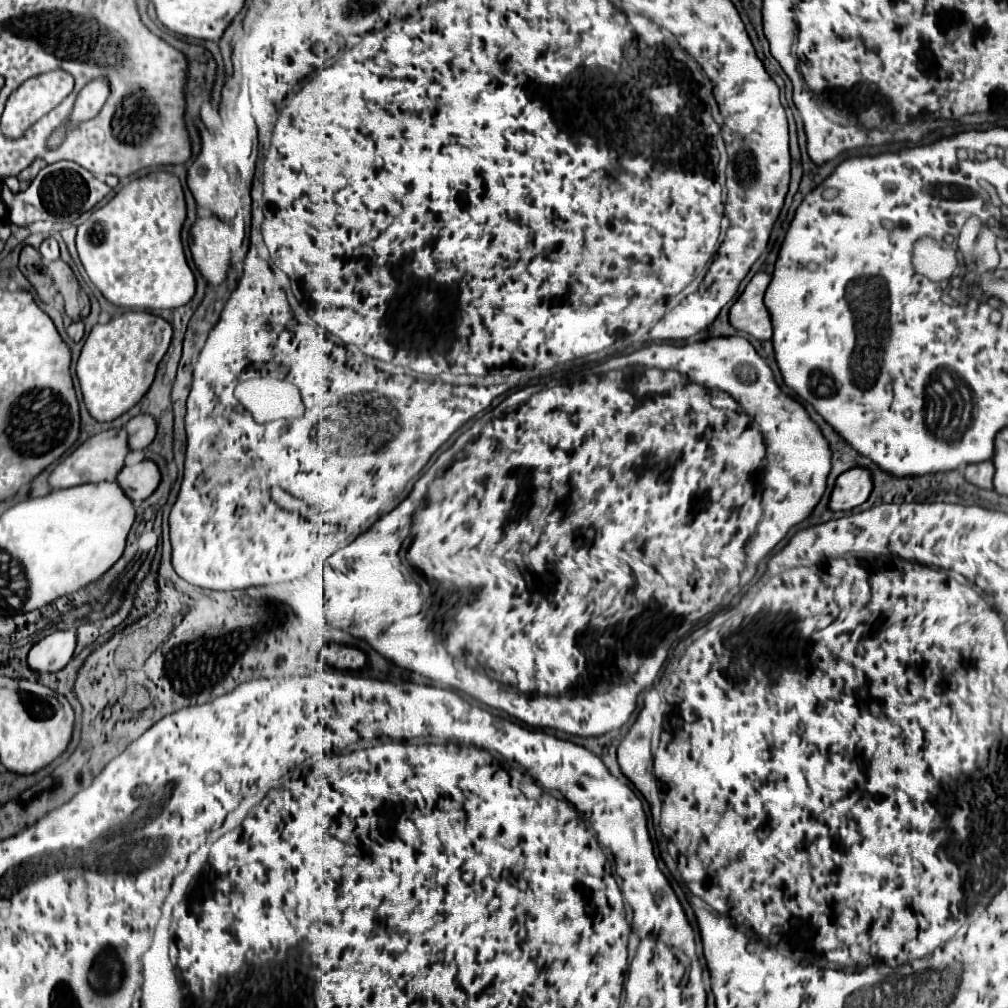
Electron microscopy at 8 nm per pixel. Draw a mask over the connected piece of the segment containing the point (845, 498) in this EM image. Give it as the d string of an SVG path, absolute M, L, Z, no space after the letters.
M852 468L838 476L834 490L830 494L828 508L832 512L852 510L868 500L872 492L872 478L870 472L864 468Z

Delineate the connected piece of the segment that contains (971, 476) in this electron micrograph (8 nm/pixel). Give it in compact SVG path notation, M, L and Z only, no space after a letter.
M982 462L982 464L972 464L966 468L966 480L978 488L992 490L992 478L994 478L994 464L992 462Z

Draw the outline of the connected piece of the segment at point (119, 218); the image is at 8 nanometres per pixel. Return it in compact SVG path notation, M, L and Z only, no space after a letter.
M152 172L136 178L78 226L76 250L80 262L102 296L116 306L150 312L184 306L196 292L194 274L180 242L184 220L186 202L174 174Z

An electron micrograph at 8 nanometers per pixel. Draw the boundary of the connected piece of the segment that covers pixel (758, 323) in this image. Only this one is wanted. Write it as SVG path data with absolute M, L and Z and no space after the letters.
M758 272L752 276L744 292L738 296L738 300L732 304L728 312L730 324L754 336L756 340L770 340L772 338L772 326L770 326L770 314L762 302L764 290L770 284L770 276L764 272Z

